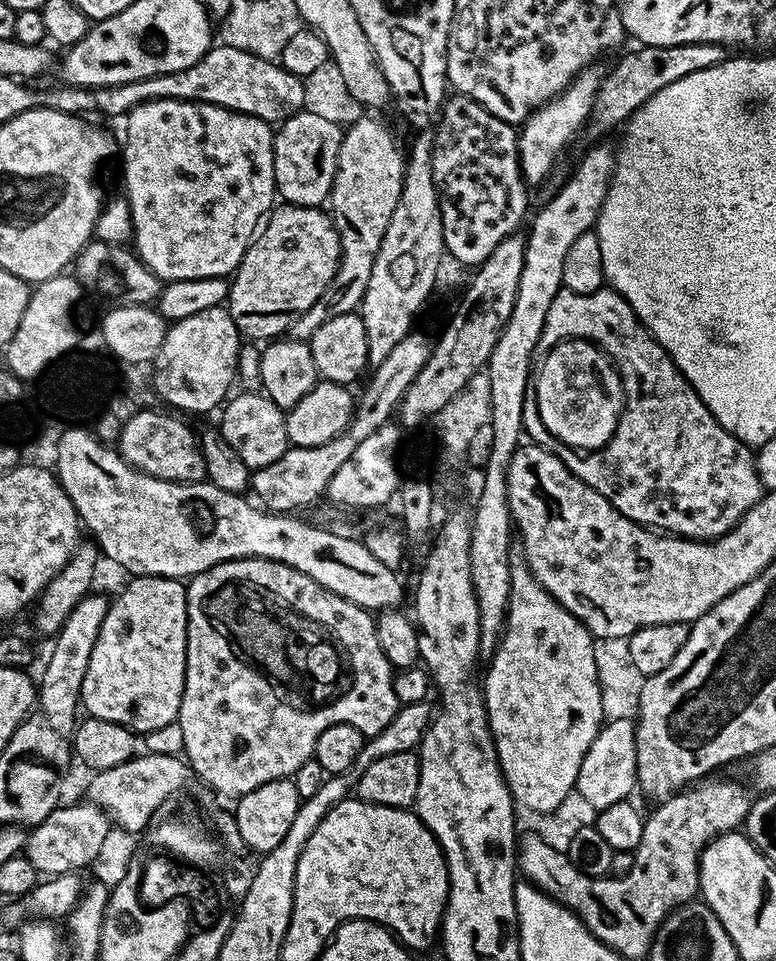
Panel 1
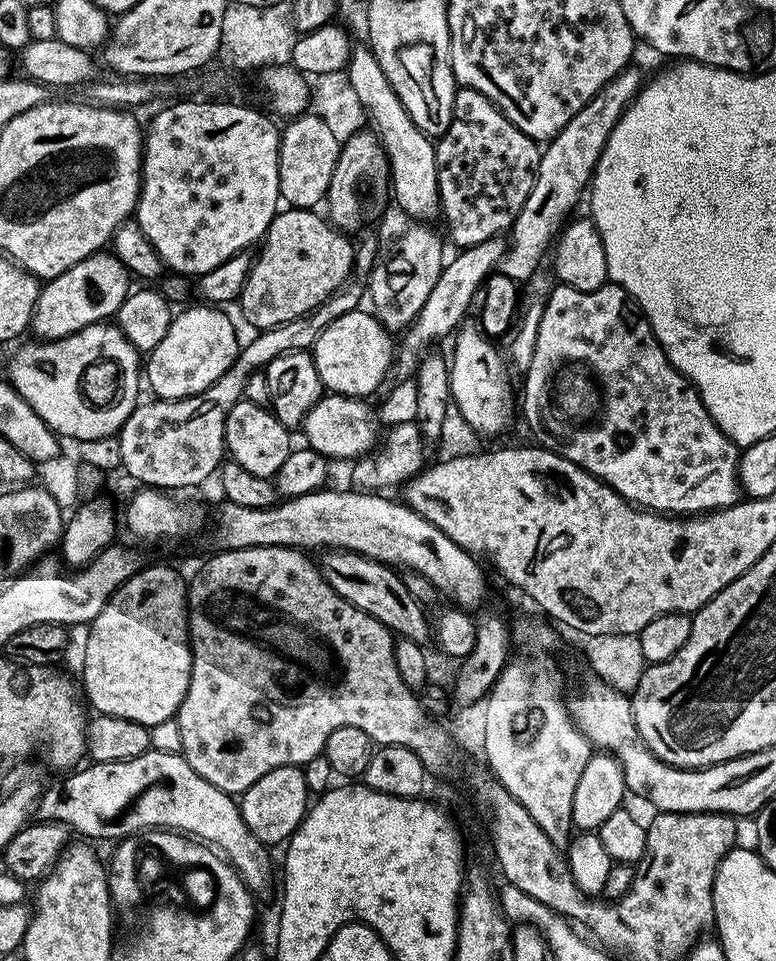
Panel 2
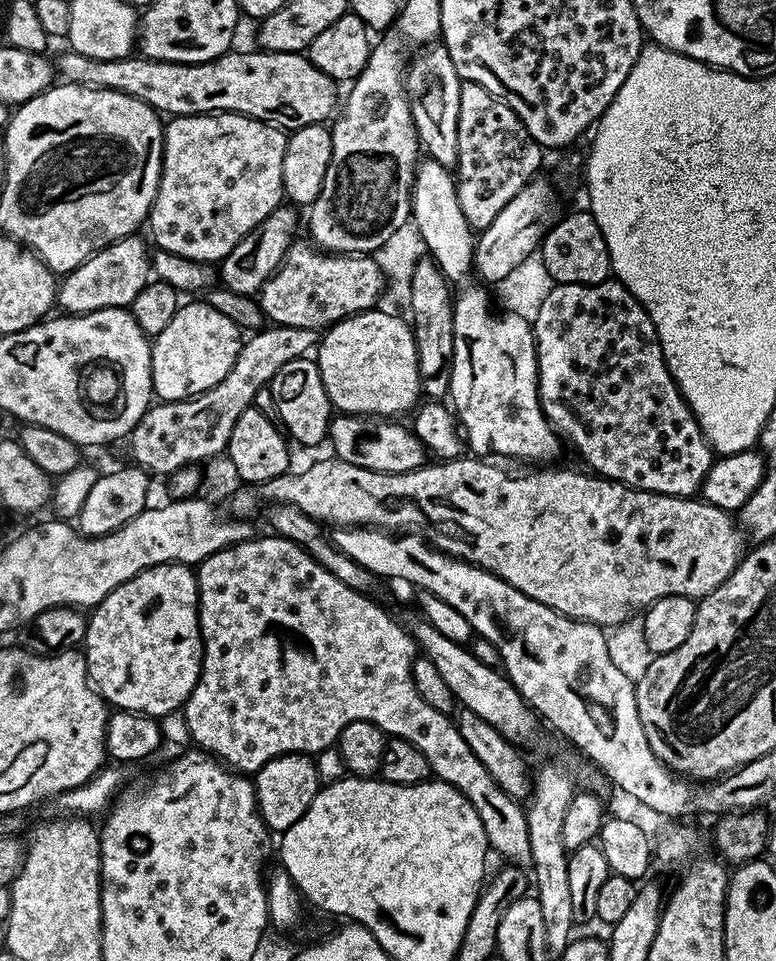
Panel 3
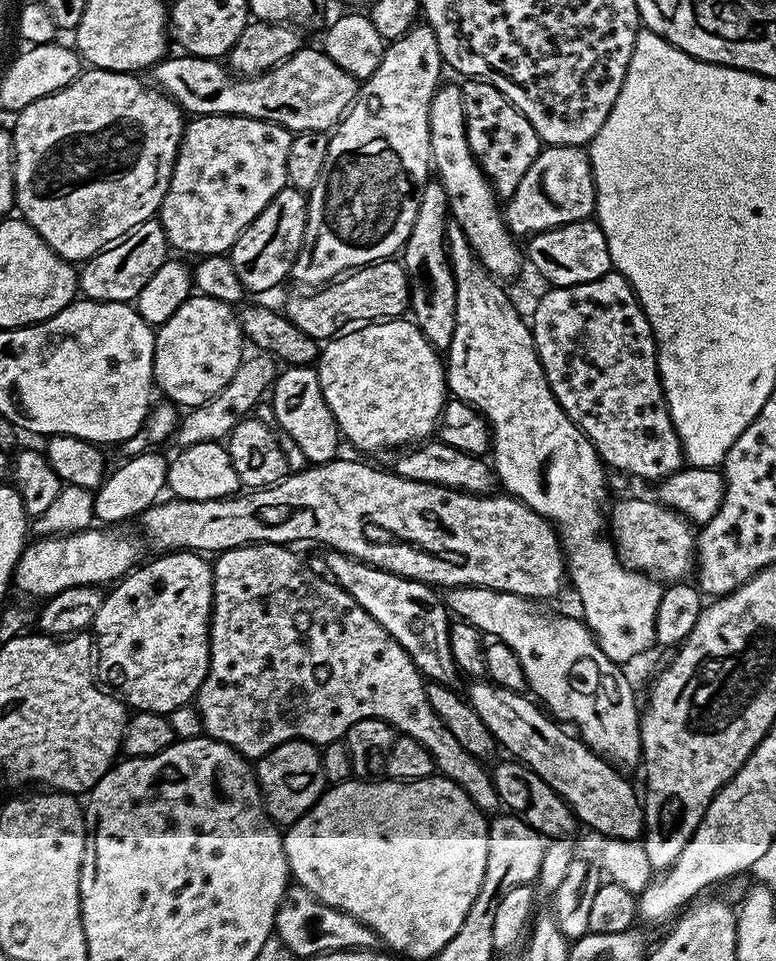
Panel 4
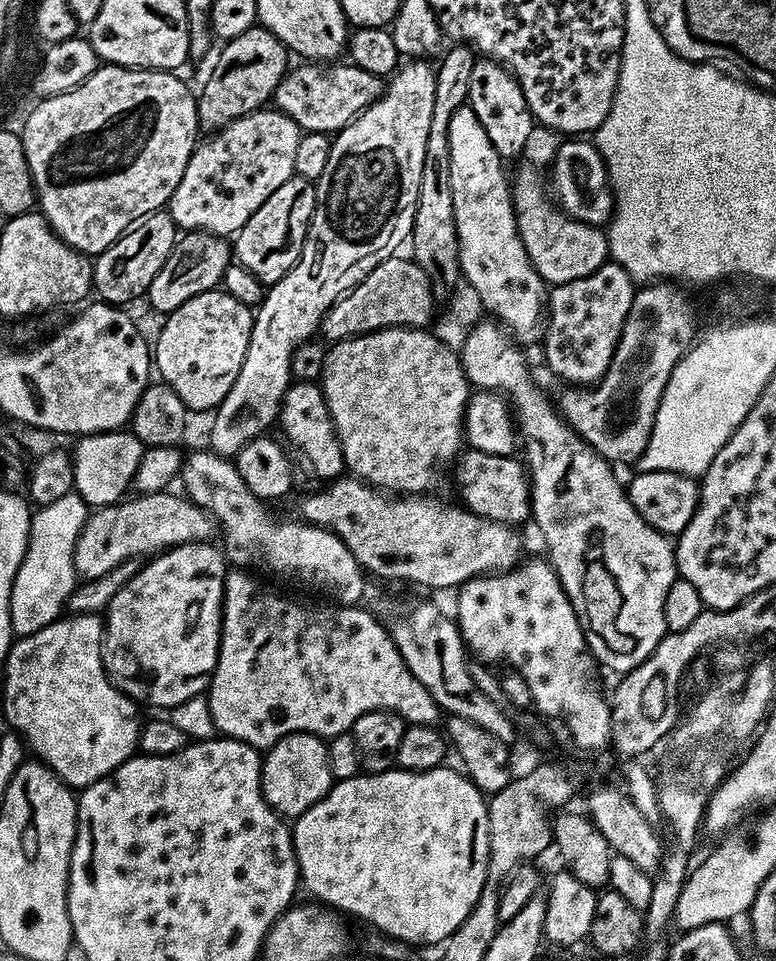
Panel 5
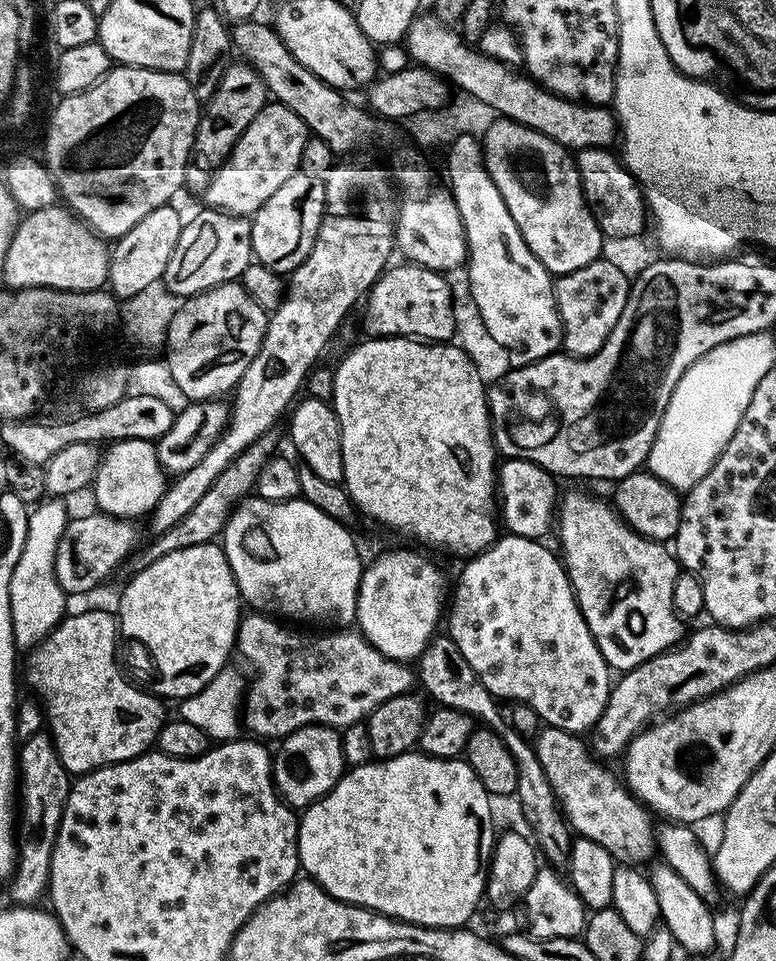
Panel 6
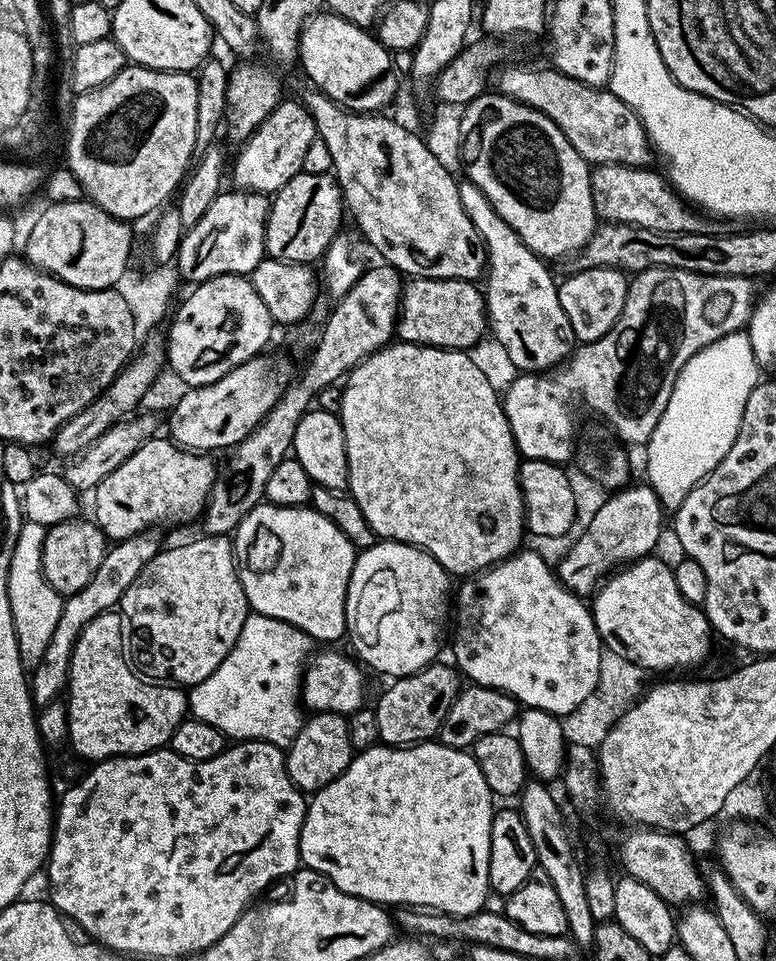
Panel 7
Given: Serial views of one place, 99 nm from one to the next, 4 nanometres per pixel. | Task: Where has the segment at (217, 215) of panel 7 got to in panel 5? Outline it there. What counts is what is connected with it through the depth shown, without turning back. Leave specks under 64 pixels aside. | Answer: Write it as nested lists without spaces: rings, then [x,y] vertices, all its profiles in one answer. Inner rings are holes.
[[[185,231],[170,250],[170,258],[166,258],[162,270],[154,274],[154,282],[150,282],[146,293],[146,301],[159,314],[178,310],[182,302],[203,292],[213,291],[223,281],[224,271],[233,260],[233,249],[225,237],[209,232]]]

